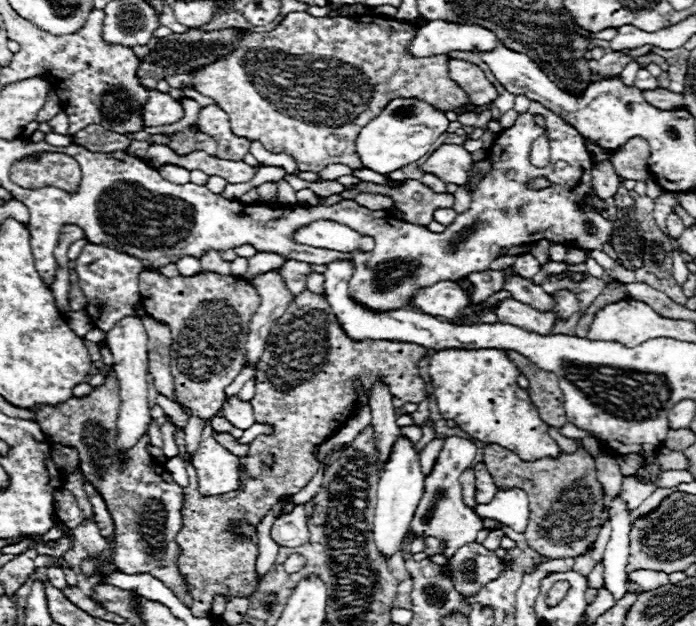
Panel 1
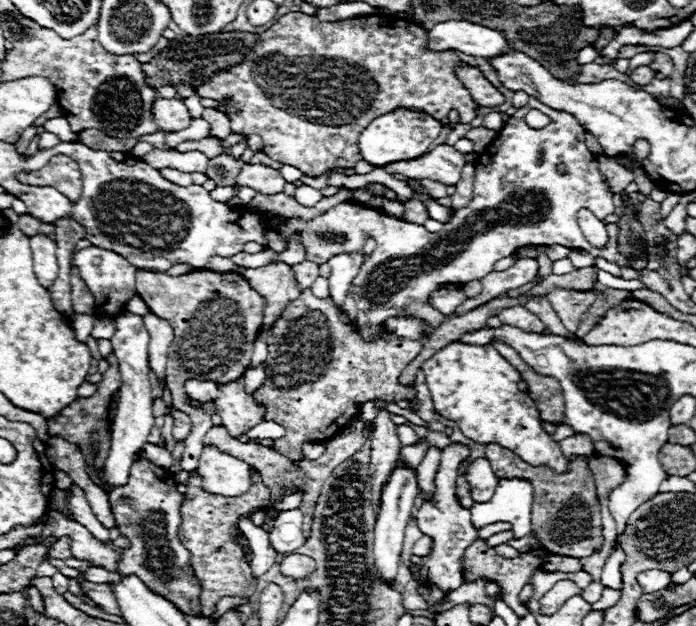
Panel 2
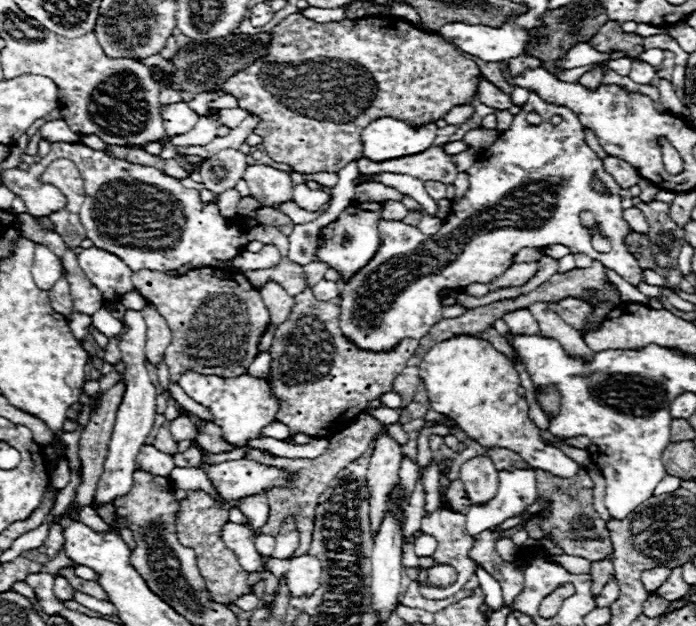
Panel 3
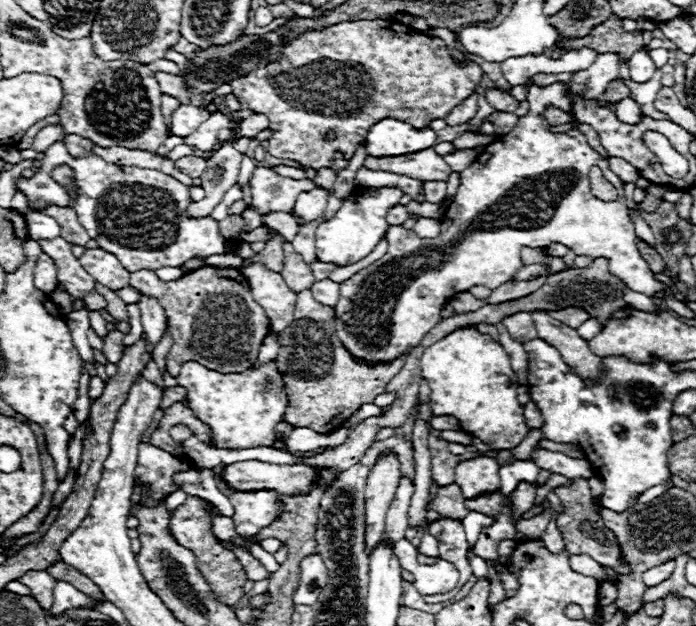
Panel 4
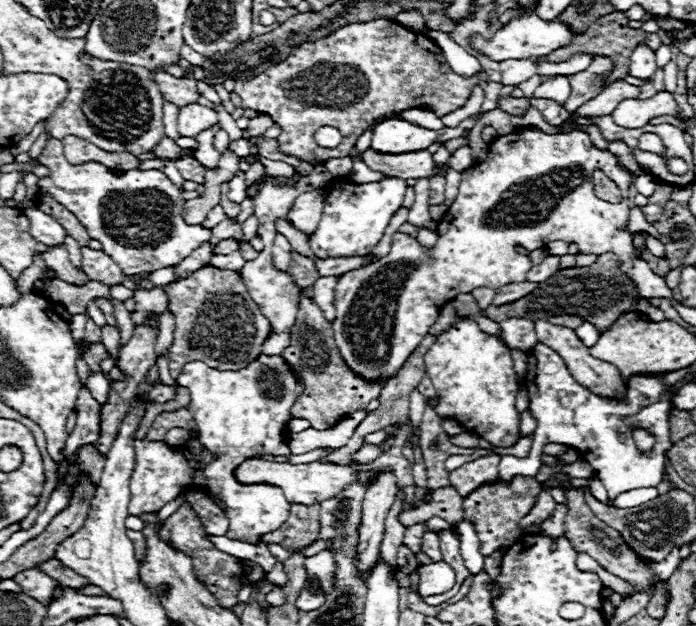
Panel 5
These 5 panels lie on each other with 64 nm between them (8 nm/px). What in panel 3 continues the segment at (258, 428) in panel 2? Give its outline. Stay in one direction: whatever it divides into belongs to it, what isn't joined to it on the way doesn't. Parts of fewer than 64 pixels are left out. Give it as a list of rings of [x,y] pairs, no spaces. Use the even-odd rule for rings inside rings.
[[[272,422],[272,424],[264,426],[262,436],[276,438],[276,440],[284,440],[284,438],[288,438],[288,426],[284,426],[282,422]]]

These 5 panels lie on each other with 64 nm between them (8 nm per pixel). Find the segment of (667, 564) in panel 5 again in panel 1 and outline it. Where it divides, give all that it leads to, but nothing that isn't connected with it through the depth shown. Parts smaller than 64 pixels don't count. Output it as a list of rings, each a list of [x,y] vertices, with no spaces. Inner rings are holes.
[[[634,570],[626,578],[636,582],[638,586],[642,586],[644,592],[650,592],[650,590],[656,590],[656,588],[668,584],[668,574],[654,572],[654,570]]]

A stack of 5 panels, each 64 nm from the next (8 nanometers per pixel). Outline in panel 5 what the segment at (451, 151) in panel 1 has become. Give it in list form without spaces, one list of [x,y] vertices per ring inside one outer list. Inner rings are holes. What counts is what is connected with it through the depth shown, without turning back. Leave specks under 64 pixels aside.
[[[374,150],[364,152],[364,164],[376,172],[384,172],[396,178],[432,178],[446,176],[448,168],[438,166],[428,150],[416,154],[378,154]]]

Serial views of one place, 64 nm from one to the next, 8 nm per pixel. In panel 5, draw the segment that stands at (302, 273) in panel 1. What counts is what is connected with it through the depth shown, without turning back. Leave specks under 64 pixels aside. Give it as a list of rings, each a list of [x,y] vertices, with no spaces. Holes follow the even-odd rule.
[[[364,256],[358,258],[326,258],[326,260],[316,260],[316,270],[320,270],[320,276],[324,274],[344,274],[350,270],[360,268]]]

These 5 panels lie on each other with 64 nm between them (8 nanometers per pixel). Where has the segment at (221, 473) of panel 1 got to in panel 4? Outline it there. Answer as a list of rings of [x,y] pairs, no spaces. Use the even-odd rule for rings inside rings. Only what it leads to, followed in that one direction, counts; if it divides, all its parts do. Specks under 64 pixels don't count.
[[[246,460],[228,464],[220,478],[232,490],[276,490],[280,494],[294,494],[306,492],[314,476],[316,470],[302,464],[286,466]]]

